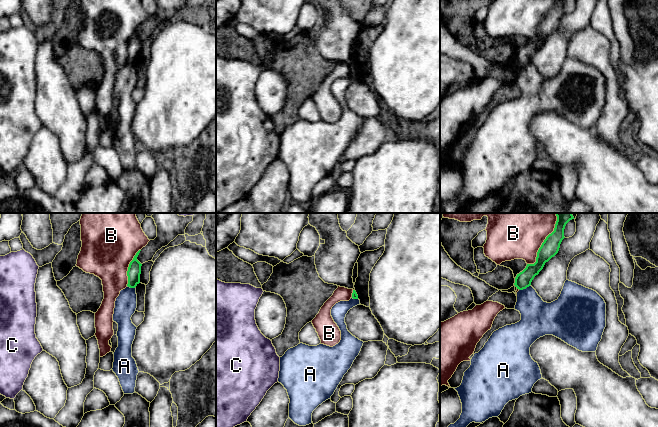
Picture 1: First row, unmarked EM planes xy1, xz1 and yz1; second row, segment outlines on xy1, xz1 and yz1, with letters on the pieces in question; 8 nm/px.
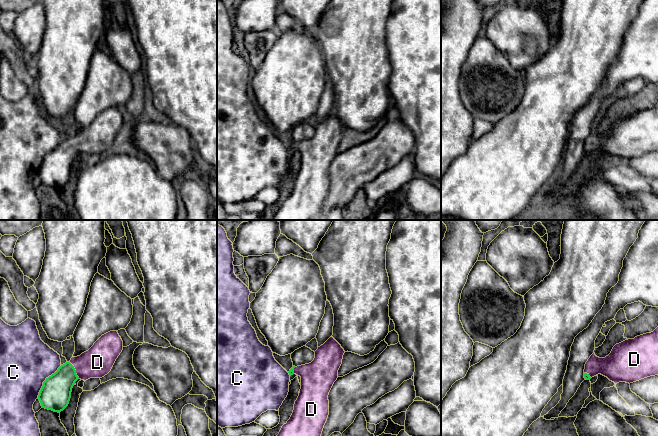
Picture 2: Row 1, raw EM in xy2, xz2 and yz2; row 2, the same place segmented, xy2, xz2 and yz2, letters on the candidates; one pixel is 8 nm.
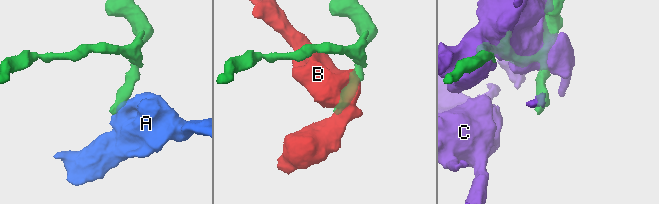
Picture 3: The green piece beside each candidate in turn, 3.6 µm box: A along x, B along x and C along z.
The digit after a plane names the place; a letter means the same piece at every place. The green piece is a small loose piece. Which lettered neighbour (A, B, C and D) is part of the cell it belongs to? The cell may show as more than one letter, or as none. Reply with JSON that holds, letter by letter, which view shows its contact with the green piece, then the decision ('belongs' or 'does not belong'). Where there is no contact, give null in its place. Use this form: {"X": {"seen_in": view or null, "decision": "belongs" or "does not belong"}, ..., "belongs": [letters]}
{"A": {"seen_in": "yz1", "decision": "does not belong"}, "B": {"seen_in": "yz1", "decision": "does not belong"}, "C": {"seen_in": "xy2", "decision": "does not belong"}, "D": {"seen_in": "xy2", "decision": "belongs"}, "belongs": ["D"]}

